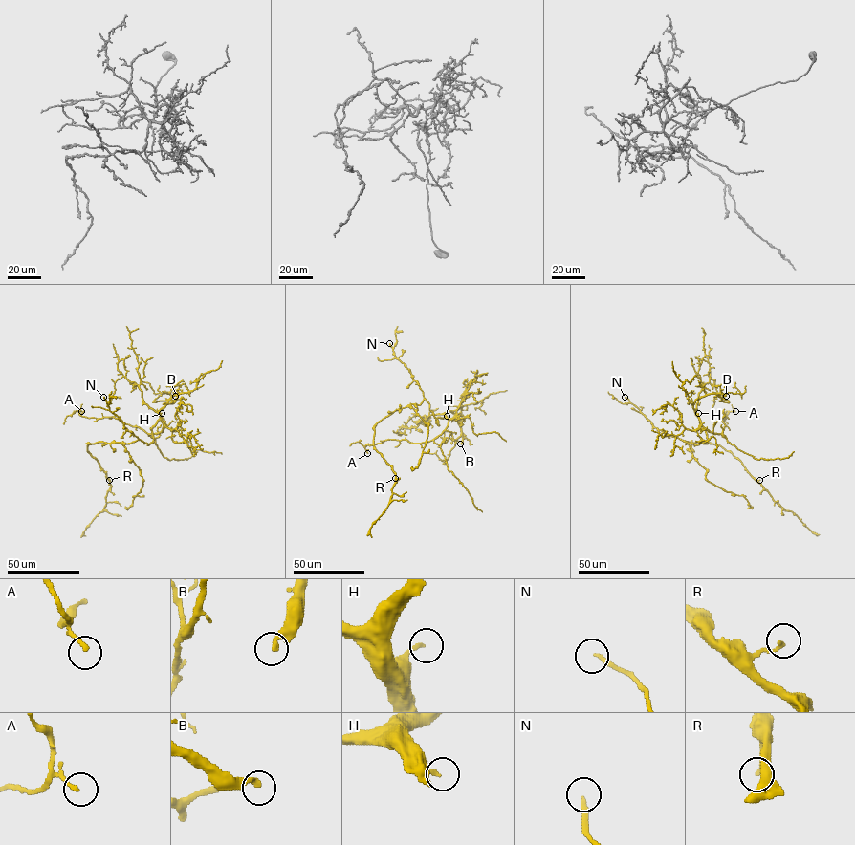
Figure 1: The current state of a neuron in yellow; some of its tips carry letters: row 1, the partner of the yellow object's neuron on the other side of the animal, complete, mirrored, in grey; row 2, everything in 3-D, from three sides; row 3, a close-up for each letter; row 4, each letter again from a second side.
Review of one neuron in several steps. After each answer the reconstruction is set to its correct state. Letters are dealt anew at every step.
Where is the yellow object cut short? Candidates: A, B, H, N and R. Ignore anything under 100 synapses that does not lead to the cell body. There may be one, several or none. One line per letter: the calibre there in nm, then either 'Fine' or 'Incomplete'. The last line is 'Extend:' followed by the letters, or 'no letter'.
A: Thickness 160 nm. Fine
B: Thickness 240 nm. Incomplete
H: Thickness 180 nm. Incomplete
N: Thickness 190 nm. Fine
R: Thickness 150 nm. Fine
Extend: B, H

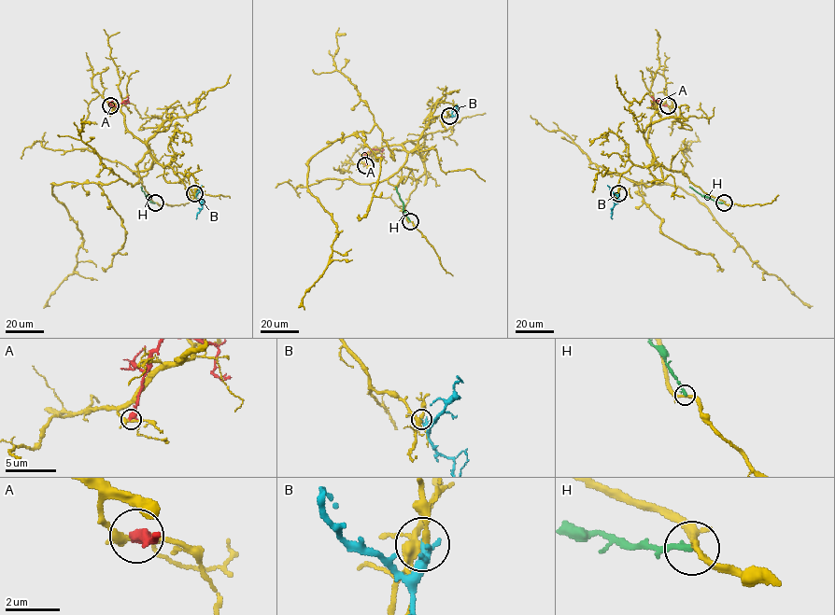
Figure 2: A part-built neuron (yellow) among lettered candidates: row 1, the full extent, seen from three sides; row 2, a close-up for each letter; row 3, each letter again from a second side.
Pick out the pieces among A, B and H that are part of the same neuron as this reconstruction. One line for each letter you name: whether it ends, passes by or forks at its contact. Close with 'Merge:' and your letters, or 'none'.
Merge: none

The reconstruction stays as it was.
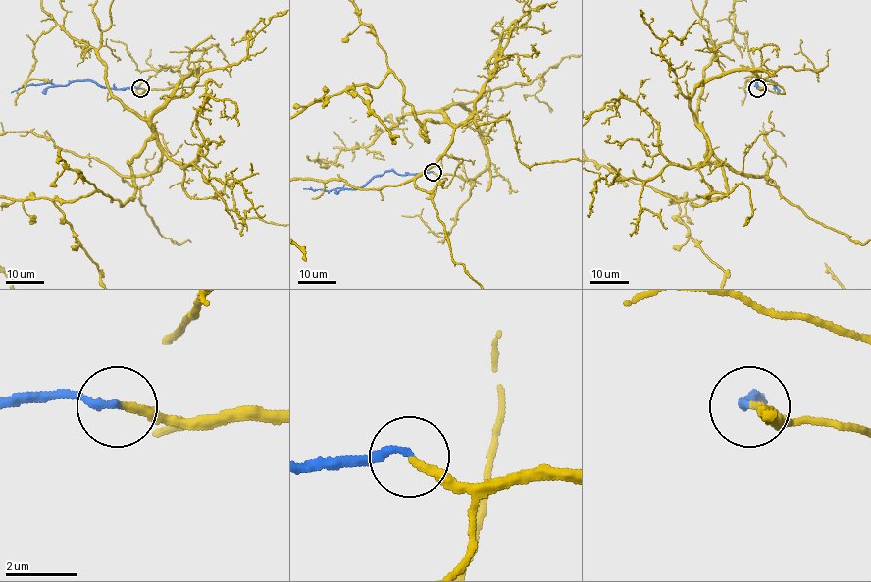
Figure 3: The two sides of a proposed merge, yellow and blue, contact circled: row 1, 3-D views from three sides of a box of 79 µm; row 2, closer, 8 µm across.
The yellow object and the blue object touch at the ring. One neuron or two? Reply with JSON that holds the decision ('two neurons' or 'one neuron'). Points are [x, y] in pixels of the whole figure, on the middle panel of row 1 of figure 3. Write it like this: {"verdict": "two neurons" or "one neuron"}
{"verdict": "one neuron"}

